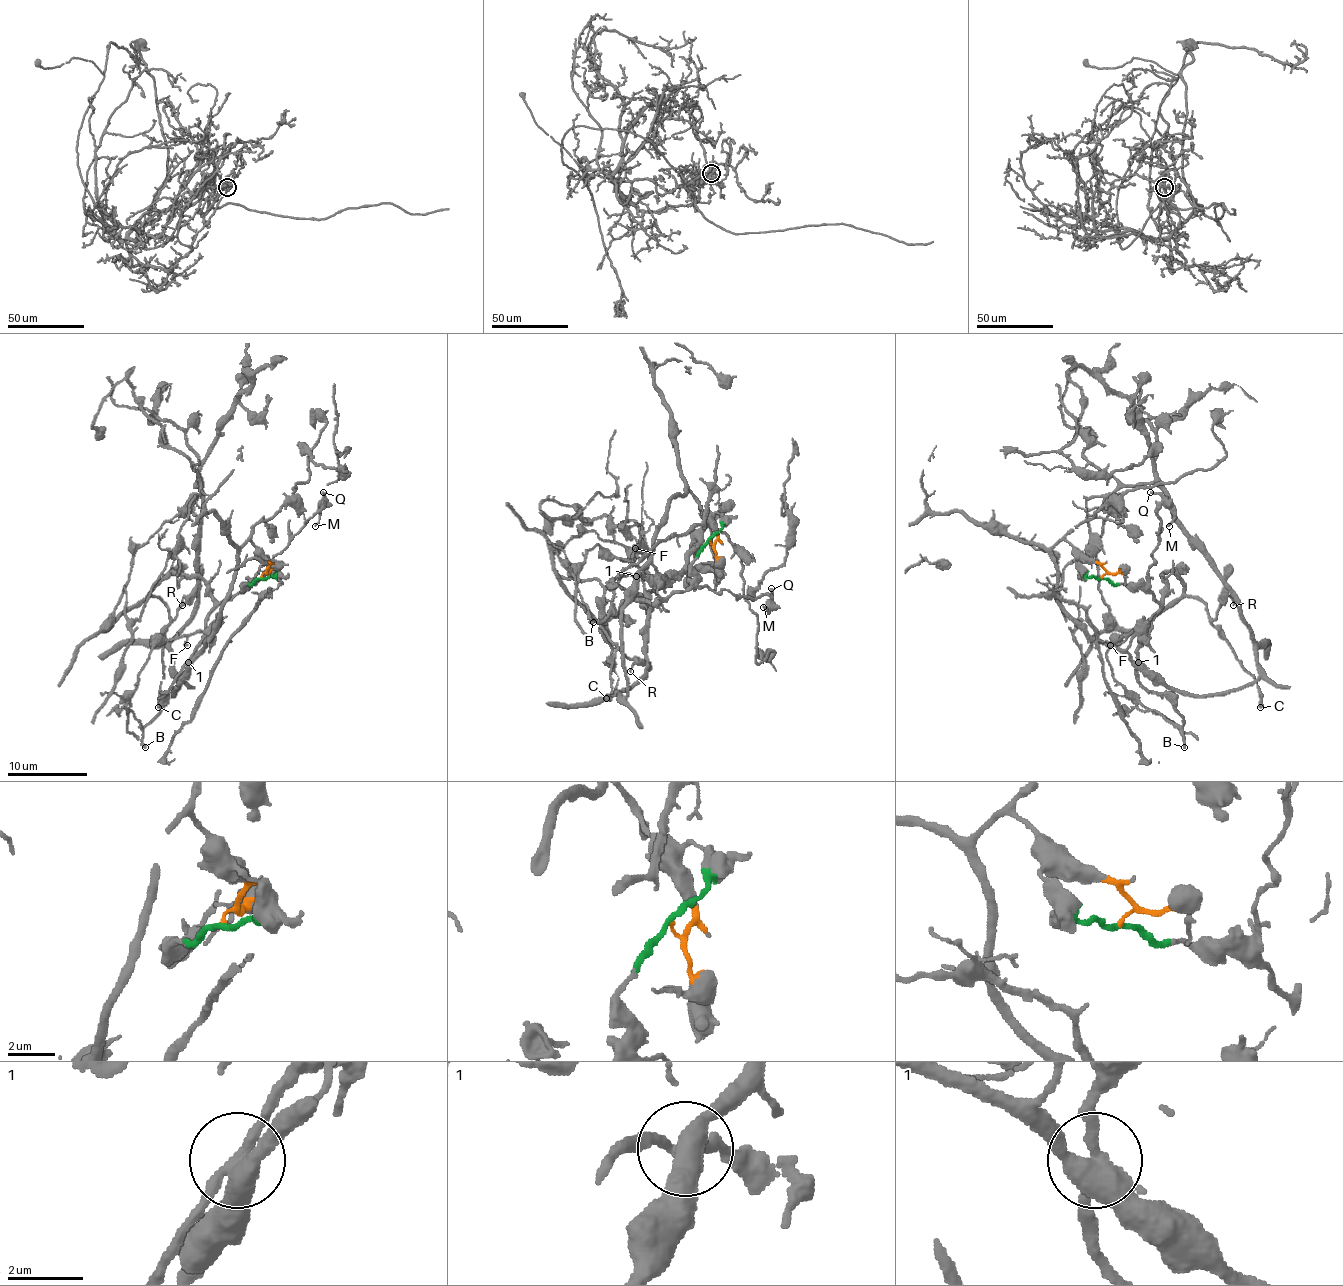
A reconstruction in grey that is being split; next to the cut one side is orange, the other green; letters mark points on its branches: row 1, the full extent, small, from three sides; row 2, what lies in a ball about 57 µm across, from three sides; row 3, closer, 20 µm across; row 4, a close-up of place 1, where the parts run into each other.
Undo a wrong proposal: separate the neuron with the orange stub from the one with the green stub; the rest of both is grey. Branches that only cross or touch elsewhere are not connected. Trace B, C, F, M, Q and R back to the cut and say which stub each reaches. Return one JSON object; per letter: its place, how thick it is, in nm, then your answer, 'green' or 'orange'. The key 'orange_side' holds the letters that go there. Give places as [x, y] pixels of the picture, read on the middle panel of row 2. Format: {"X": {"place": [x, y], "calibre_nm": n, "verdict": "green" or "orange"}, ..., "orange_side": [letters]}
{"B": {"place": [593, 622], "calibre_nm": 220, "verdict": "green"}, "C": {"place": [606, 698], "calibre_nm": 400, "verdict": "green"}, "F": {"place": [635, 548], "calibre_nm": 140, "verdict": "orange"}, "M": {"place": [763, 607], "calibre_nm": 170, "verdict": "green"}, "Q": {"place": [771, 588], "calibre_nm": 180, "verdict": "green"}, "R": {"place": [630, 671], "calibre_nm": 140, "verdict": "green"}, "orange_side": ["F"]}

